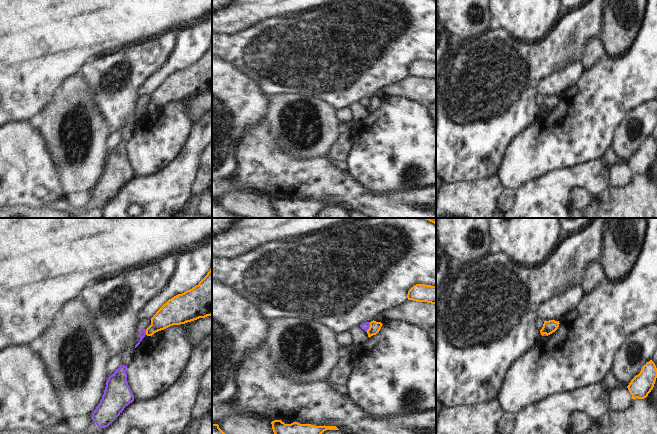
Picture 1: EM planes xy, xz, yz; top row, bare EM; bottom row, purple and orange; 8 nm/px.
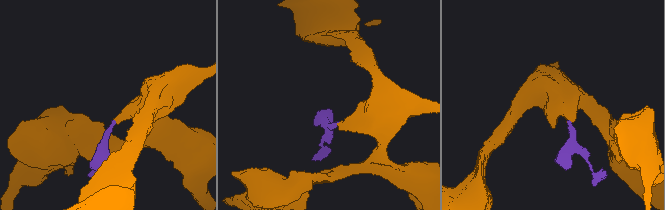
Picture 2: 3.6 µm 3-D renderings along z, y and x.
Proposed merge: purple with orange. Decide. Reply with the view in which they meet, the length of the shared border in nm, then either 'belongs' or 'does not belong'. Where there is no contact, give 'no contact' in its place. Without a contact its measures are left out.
xz | 90 nm | does not belong

